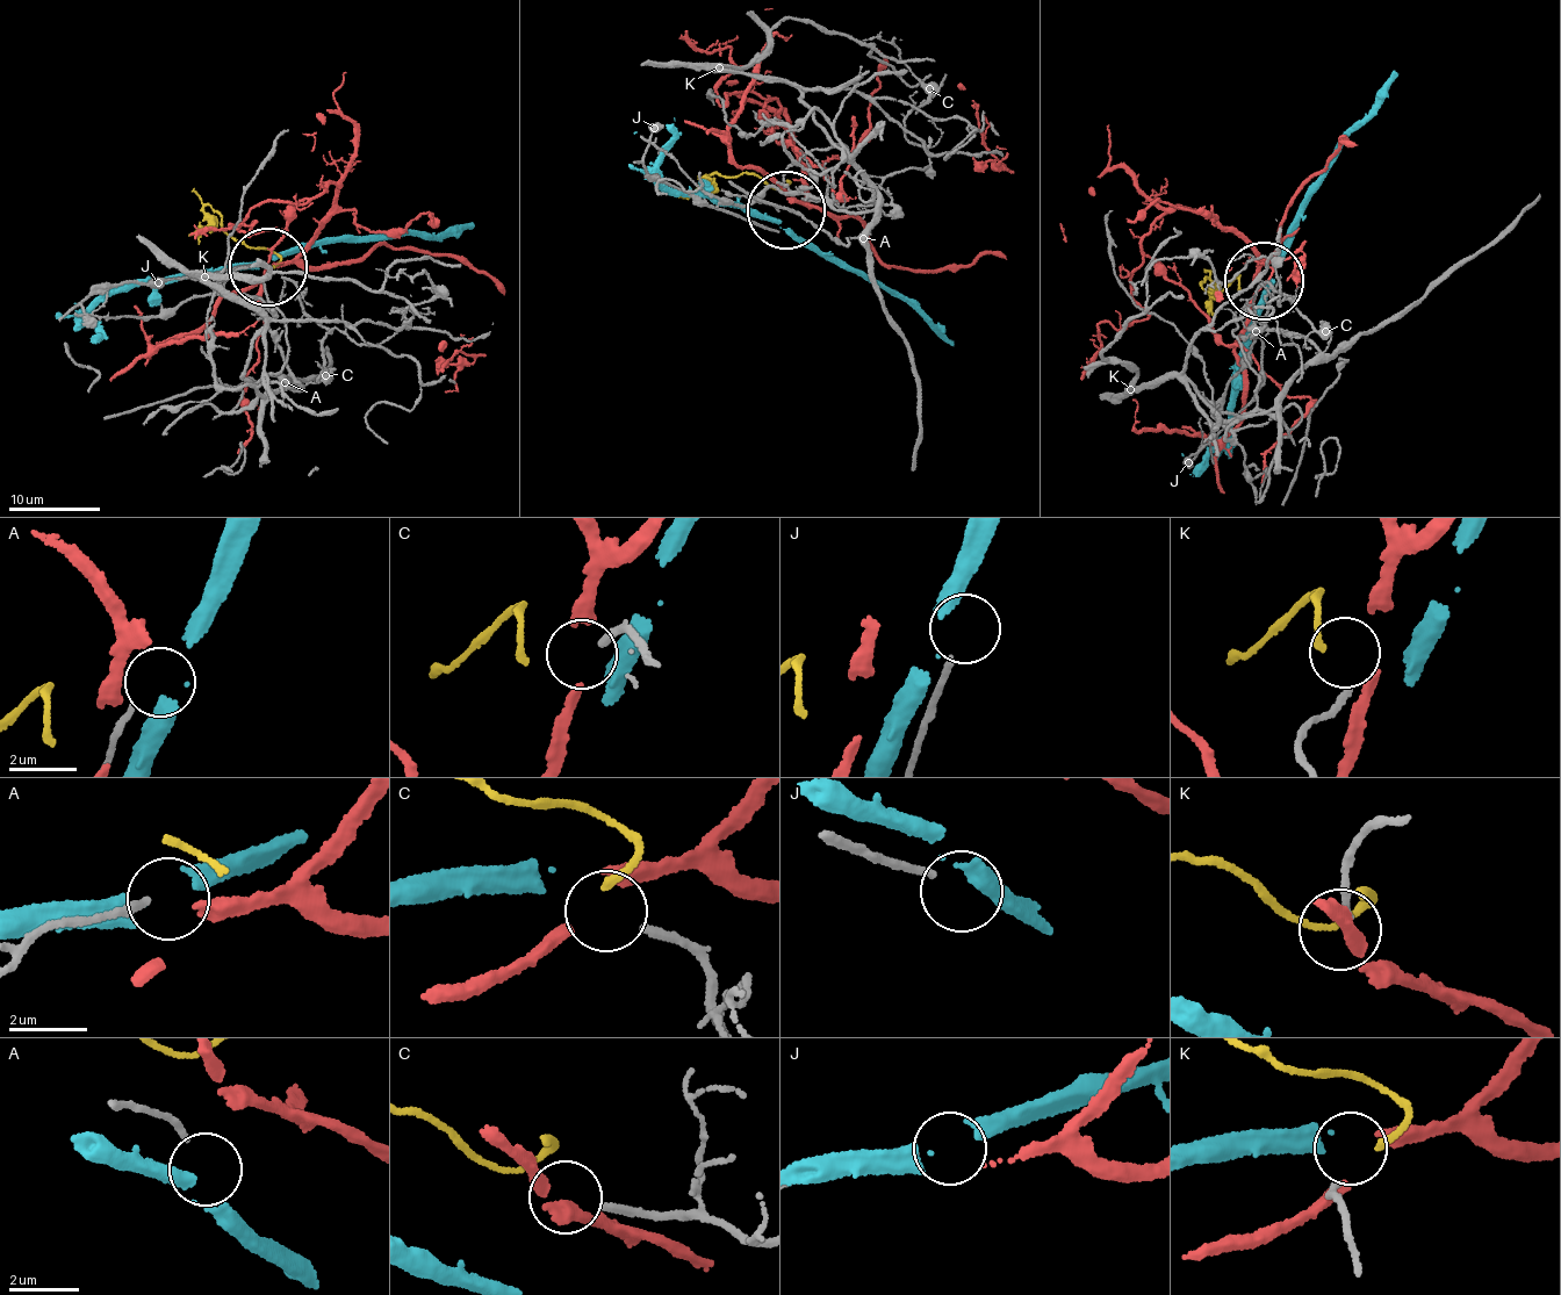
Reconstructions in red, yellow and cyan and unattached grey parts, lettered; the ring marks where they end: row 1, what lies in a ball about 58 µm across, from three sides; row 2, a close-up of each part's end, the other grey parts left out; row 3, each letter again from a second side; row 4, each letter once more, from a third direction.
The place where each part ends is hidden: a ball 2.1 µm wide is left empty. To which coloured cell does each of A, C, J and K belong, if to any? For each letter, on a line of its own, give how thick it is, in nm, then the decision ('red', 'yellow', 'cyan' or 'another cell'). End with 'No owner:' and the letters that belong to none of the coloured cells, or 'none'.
A: 180 nm | another cell
C: 200 nm | red
J: 160 nm | another cell
K: 180 nm | yellow
No owner: A, J

